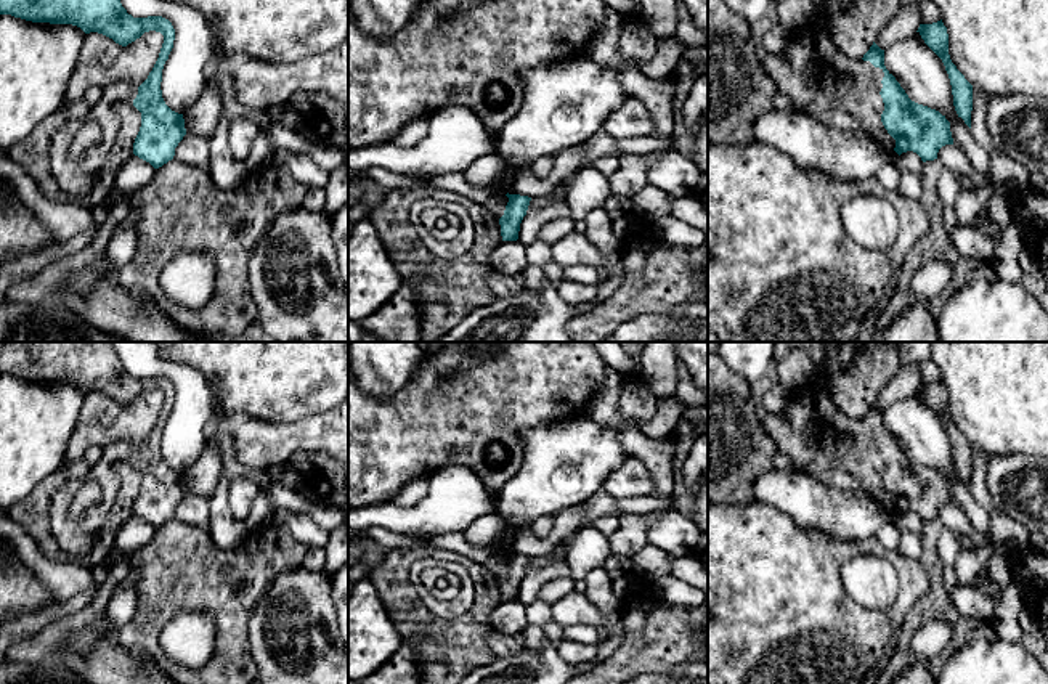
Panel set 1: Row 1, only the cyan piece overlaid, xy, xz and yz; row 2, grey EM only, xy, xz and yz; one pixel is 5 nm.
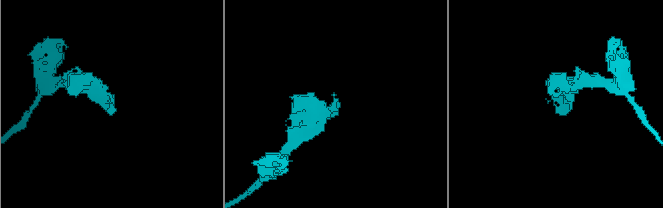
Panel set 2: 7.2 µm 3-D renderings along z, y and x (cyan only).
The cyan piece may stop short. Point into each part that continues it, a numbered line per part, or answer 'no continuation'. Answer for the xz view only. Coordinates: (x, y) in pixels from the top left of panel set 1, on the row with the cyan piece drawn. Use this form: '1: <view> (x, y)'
no continuation

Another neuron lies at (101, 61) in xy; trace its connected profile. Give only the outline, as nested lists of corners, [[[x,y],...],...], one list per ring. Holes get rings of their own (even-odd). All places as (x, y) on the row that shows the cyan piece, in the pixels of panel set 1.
[[[156,31],[144,32],[127,47],[98,32],[87,34],[63,104],[82,100],[90,87],[128,82],[138,88],[152,71],[162,43],[164,35]]]

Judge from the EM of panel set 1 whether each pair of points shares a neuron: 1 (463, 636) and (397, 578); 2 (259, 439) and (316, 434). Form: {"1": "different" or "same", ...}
{"1": "same", "2": "same"}

